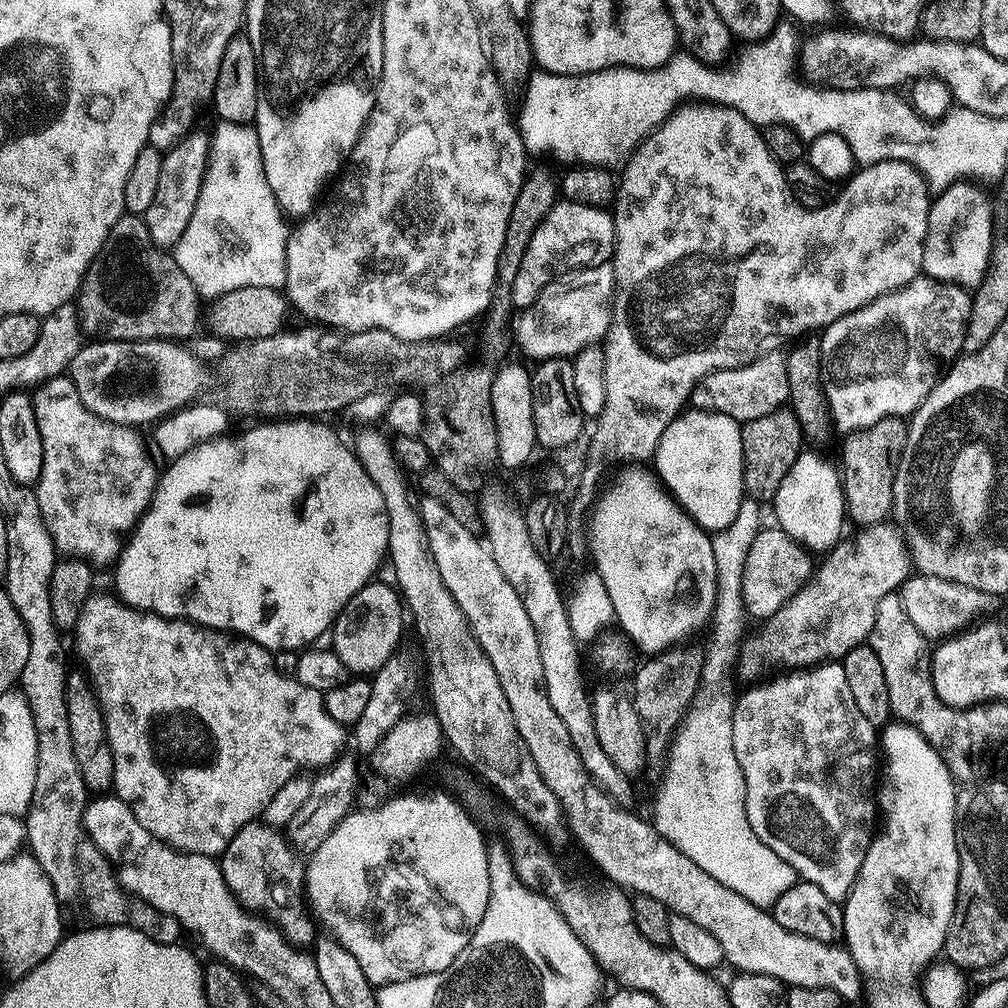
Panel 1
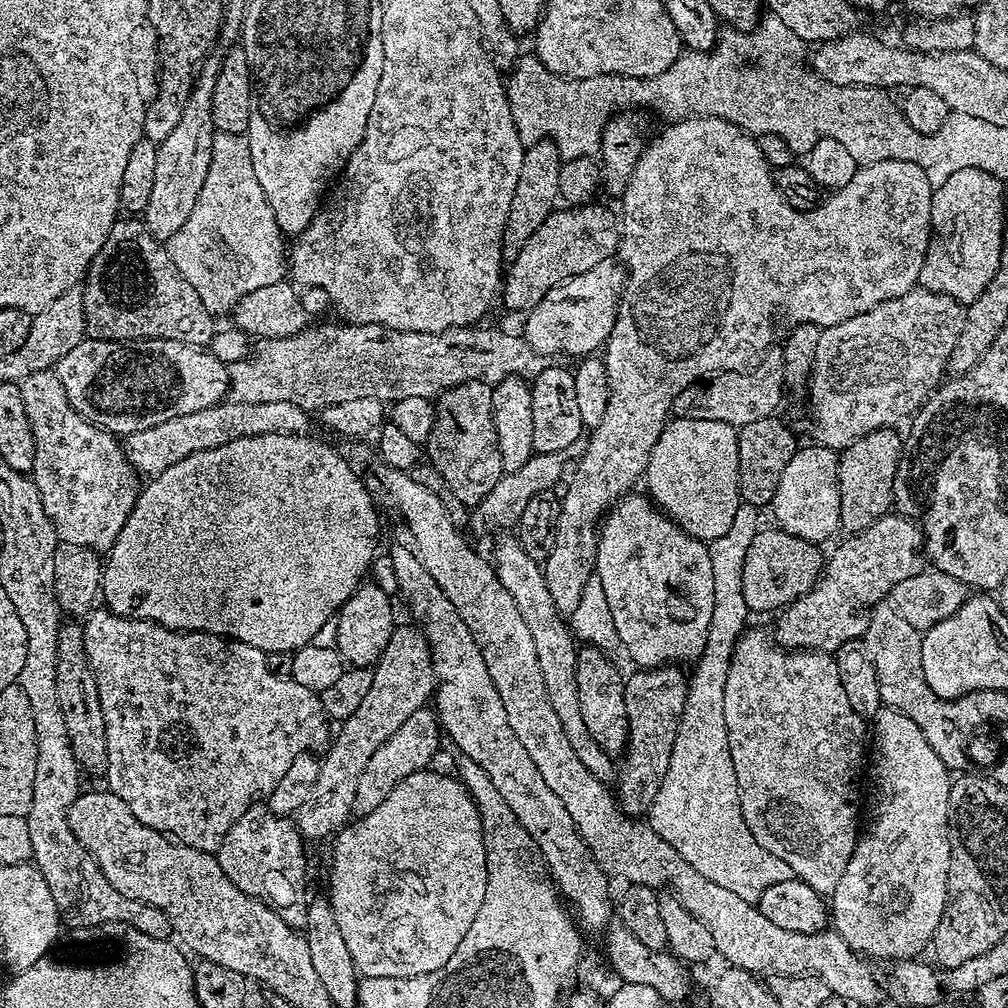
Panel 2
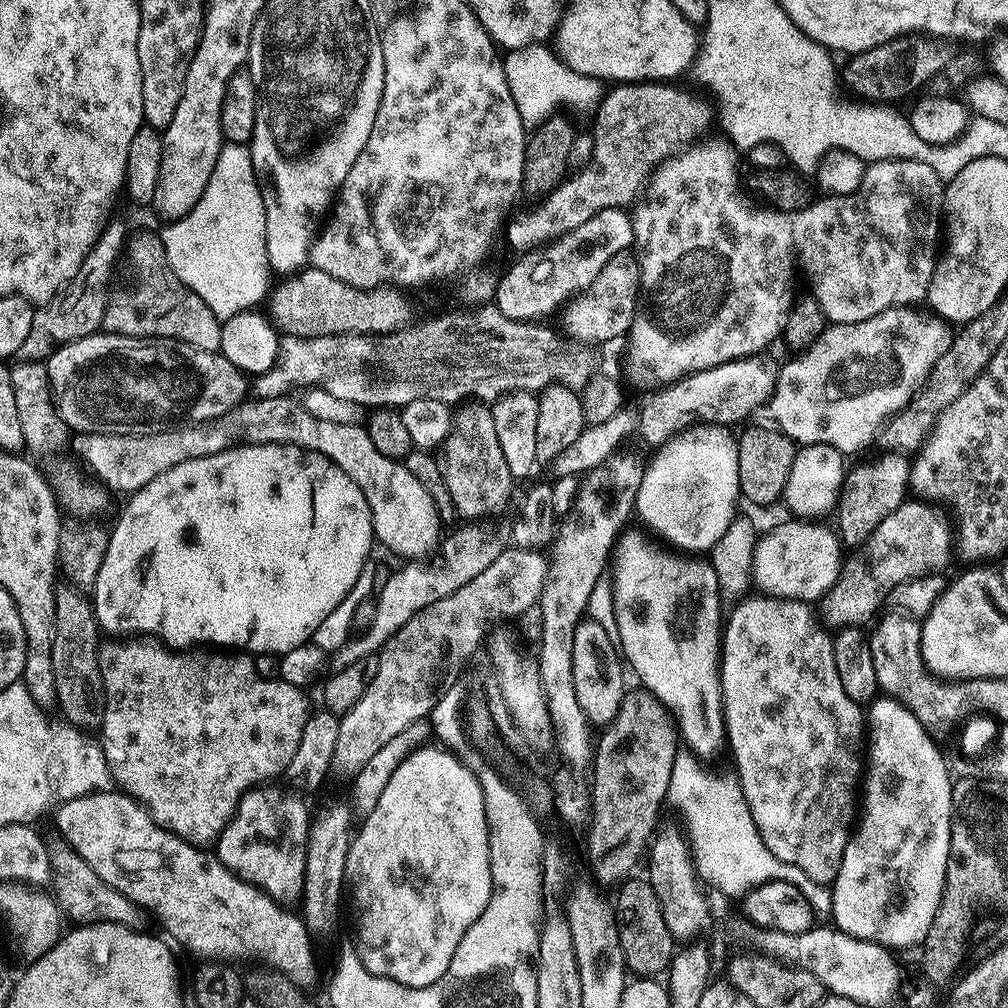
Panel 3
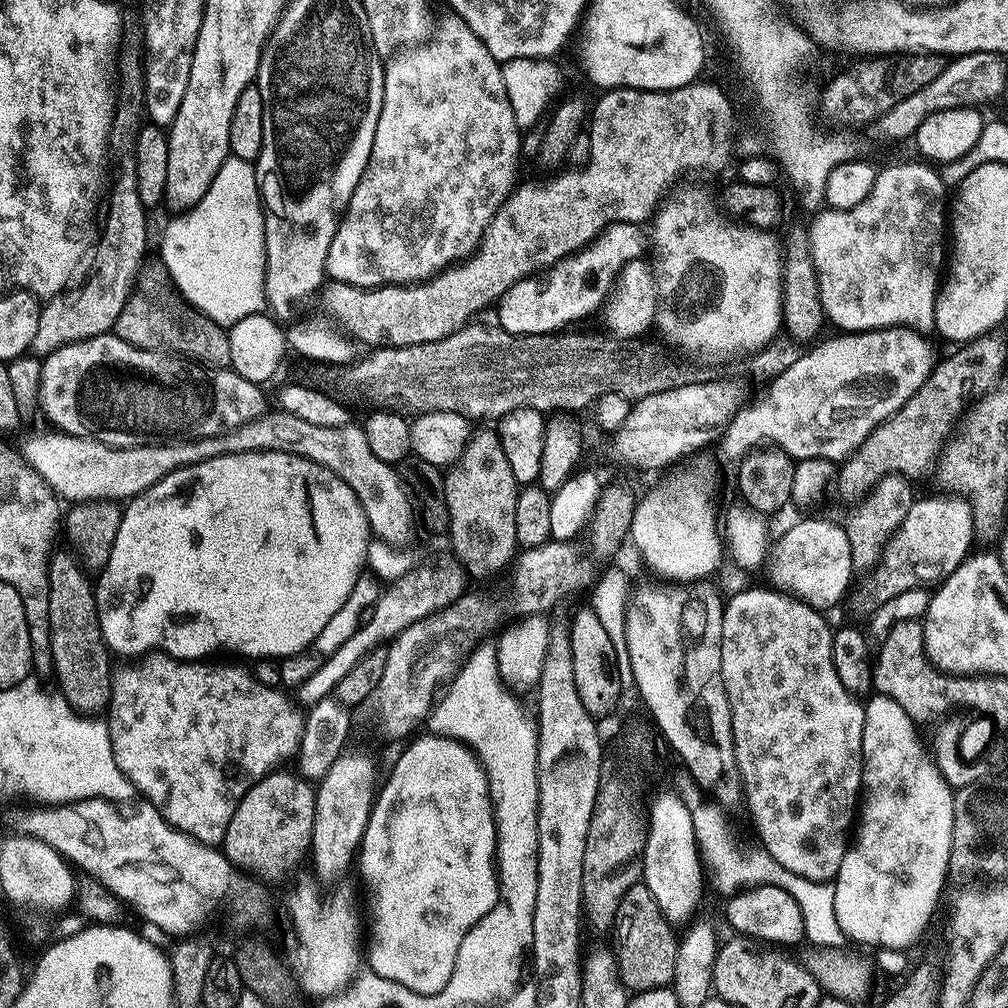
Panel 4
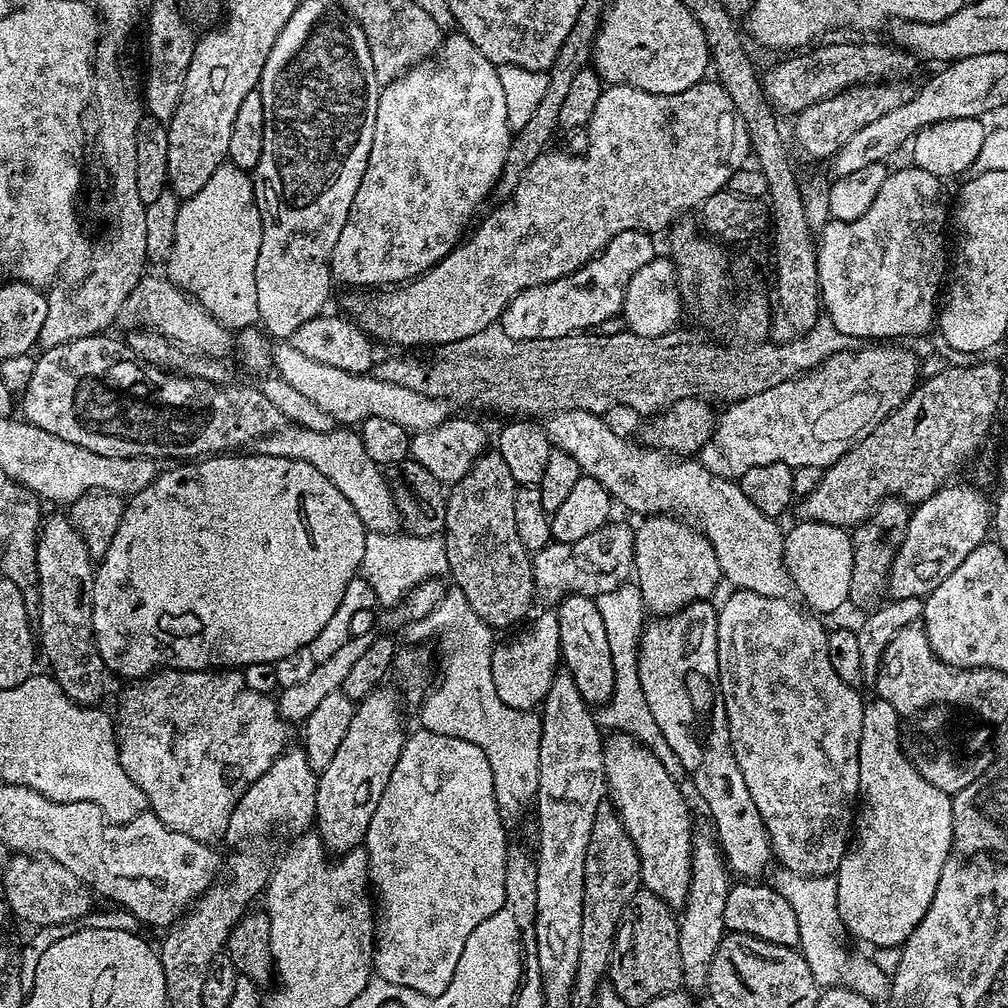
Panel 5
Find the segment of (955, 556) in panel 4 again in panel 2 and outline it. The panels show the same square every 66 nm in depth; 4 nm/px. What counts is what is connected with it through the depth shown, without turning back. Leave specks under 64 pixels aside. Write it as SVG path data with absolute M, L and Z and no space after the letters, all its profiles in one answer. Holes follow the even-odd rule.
M889 514L866 530L843 537L845 540L827 557L819 580L808 593L779 613L775 637L784 650L807 650L836 654L865 635L872 611L891 593L902 578L922 568L922 533L915 519Z

